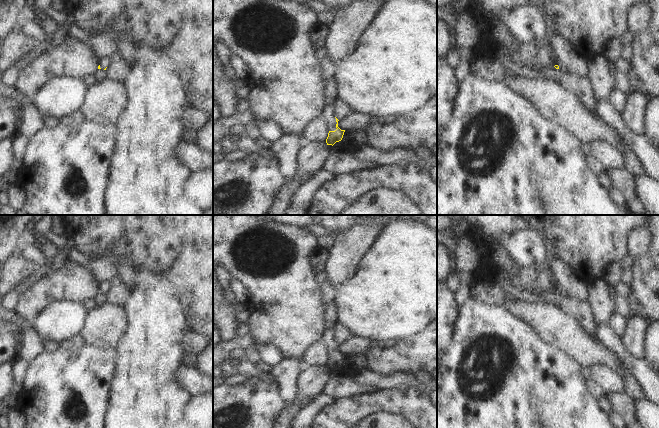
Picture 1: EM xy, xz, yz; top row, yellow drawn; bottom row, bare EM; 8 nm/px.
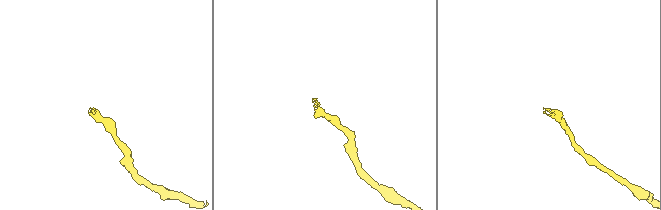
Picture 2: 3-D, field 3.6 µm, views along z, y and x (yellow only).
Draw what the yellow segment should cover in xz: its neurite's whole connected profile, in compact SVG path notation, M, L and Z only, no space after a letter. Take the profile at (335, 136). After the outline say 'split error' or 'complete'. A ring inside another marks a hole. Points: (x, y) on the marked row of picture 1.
M333 103L326 104L323 114L323 120L326 122L329 128L328 137L326 139L327 145L334 145L336 142L342 140L345 130L341 130L338 127L338 119L334 115Z; split error

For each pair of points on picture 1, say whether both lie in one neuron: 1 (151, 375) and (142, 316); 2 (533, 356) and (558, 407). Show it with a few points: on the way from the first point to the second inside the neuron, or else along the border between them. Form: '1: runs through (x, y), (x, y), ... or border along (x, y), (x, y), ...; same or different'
1: runs through (150, 360), (150, 331); same
2: runs through (533, 369), (533, 382), (545, 394); same

